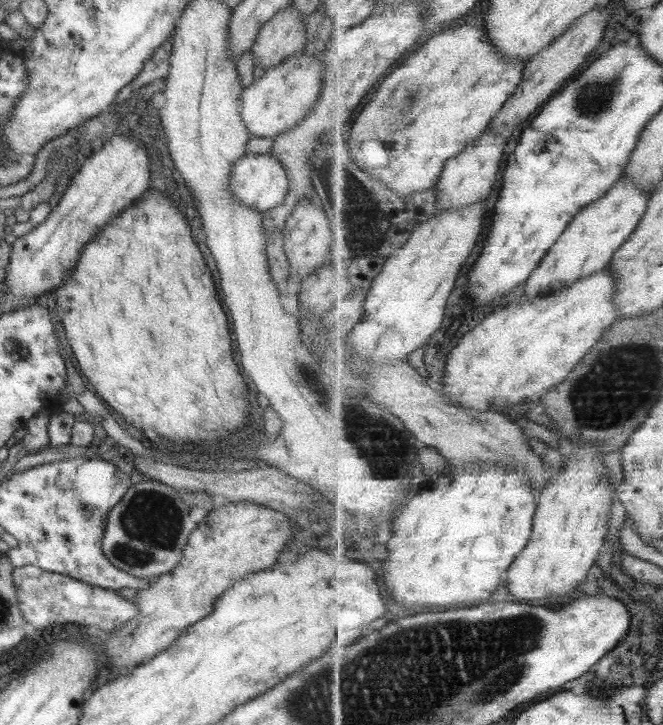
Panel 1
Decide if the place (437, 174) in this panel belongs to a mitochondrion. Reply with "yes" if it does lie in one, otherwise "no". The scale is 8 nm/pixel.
no

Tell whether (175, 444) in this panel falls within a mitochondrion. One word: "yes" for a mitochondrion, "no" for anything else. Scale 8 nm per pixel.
no

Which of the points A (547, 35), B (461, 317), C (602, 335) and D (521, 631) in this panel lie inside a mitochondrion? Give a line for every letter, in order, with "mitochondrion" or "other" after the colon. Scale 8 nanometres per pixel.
A: other
B: other
C: other
D: mitochondrion

